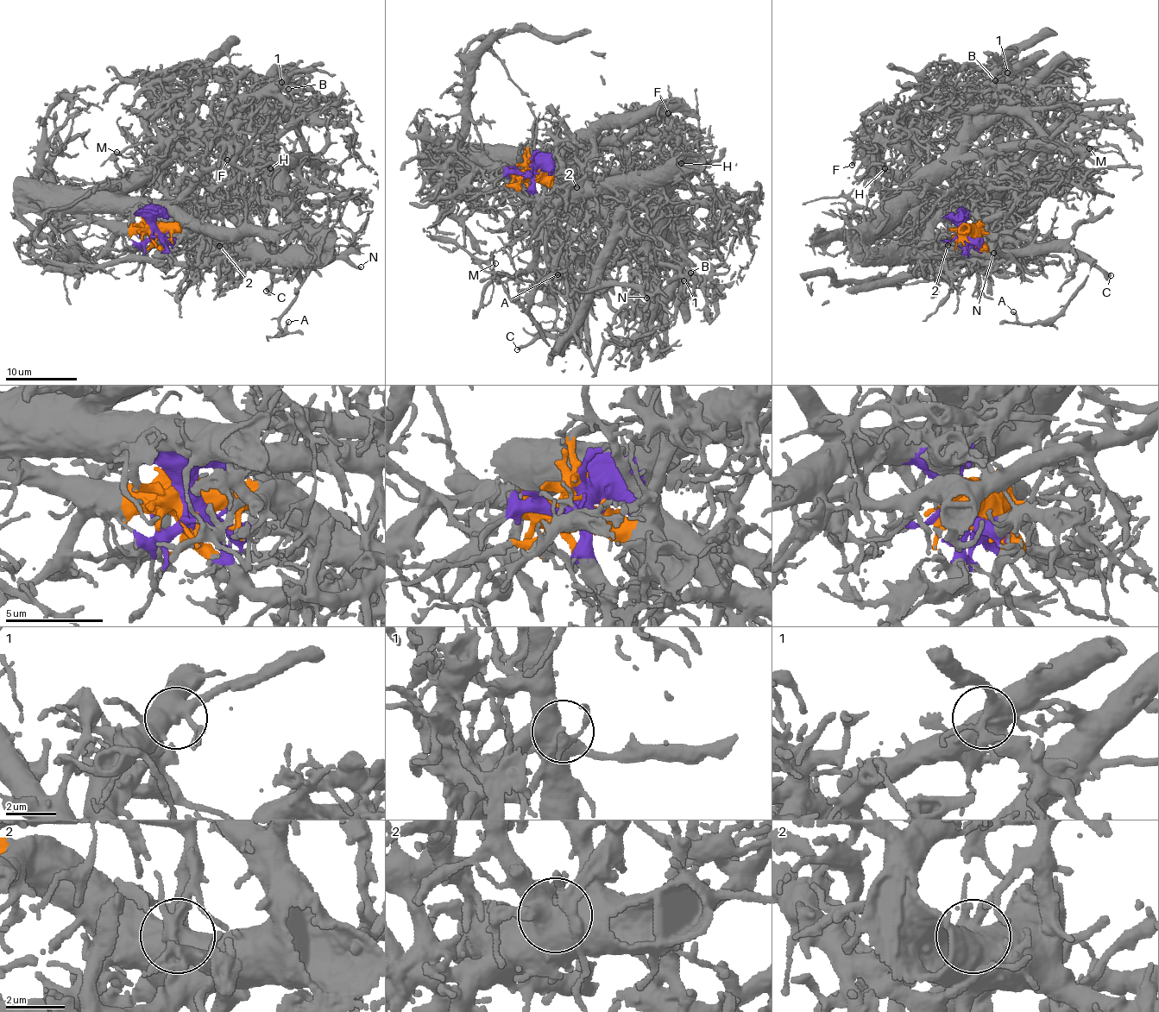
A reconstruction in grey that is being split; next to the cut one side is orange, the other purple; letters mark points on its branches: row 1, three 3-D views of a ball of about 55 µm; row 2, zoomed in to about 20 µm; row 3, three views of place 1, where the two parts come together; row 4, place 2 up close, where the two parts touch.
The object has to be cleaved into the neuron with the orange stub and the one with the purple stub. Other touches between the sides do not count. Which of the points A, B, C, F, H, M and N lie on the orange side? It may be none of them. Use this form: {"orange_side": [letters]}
{"orange_side": ["A", "C", "H", "M", "N"]}

